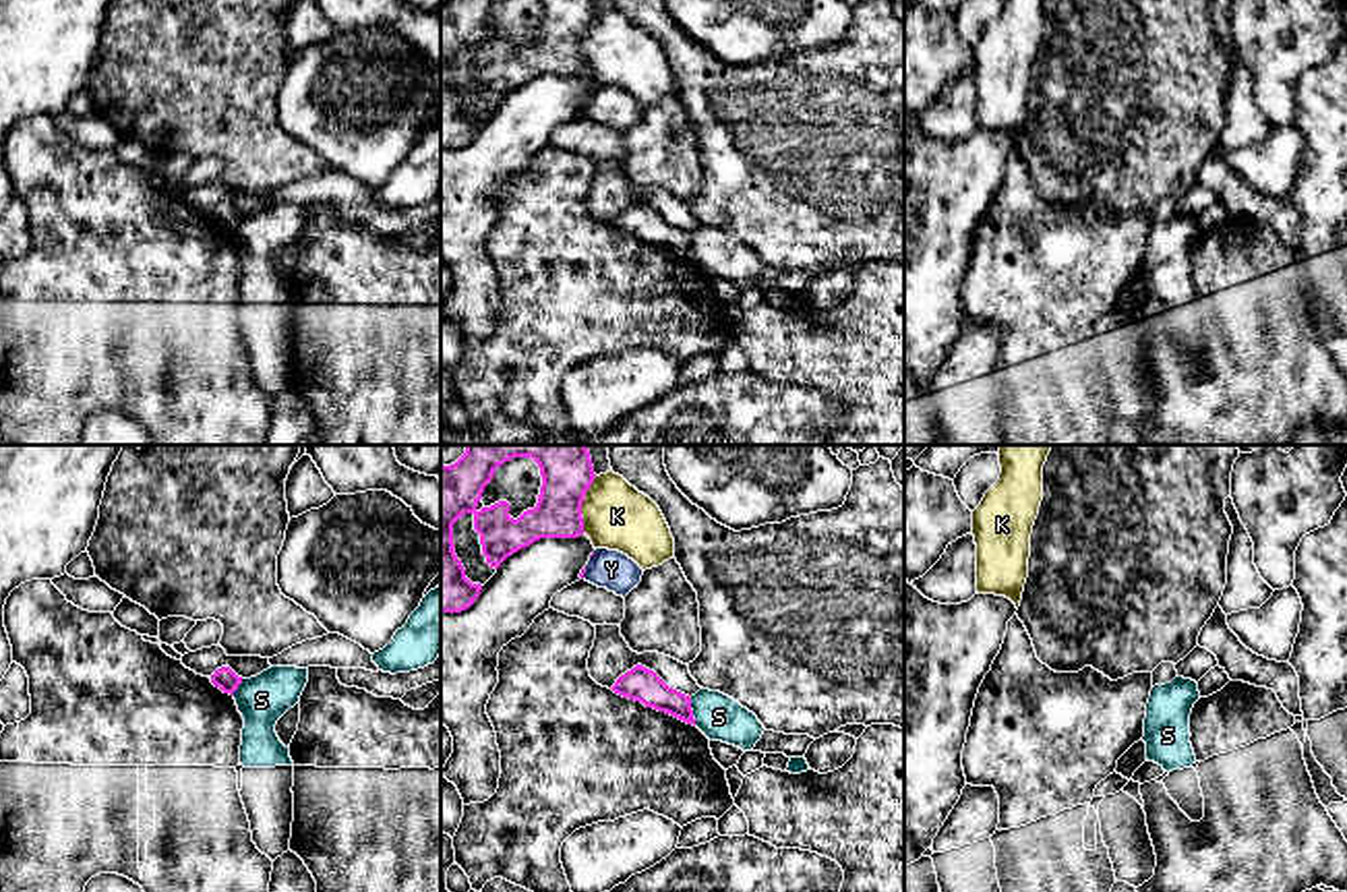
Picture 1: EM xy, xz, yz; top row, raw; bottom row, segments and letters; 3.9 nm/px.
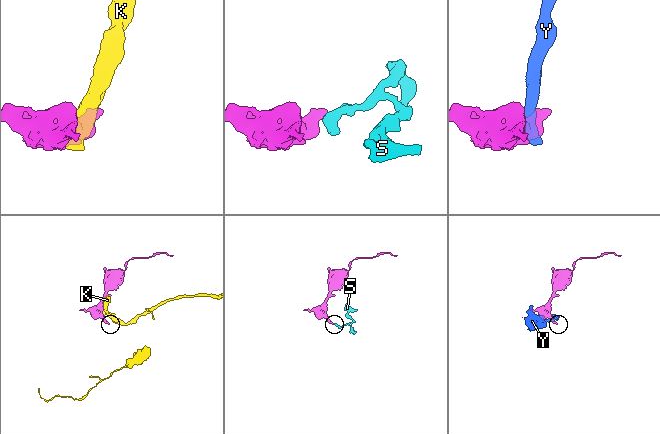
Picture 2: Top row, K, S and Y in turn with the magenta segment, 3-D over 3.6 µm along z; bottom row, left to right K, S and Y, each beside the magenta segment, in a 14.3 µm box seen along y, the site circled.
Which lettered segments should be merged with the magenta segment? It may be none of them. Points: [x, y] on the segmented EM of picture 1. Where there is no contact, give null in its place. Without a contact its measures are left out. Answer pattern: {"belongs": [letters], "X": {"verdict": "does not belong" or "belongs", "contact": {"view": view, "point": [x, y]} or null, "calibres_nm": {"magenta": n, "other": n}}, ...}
{"belongs": [], "K": {"verdict": "does not belong", "contact": {"view": "xz", "point": [580, 506]}, "calibres_nm": {"magenta": 220, "other": 260}}, "S": {"verdict": "does not belong", "contact": {"view": "xz", "point": [692, 712]}, "calibres_nm": {"magenta": 140, "other": 180}}, "Y": {"verdict": "does not belong", "contact": {"view": "xz", "point": [584, 572]}, "calibres_nm": {"magenta": 20, "other": 150}}}

